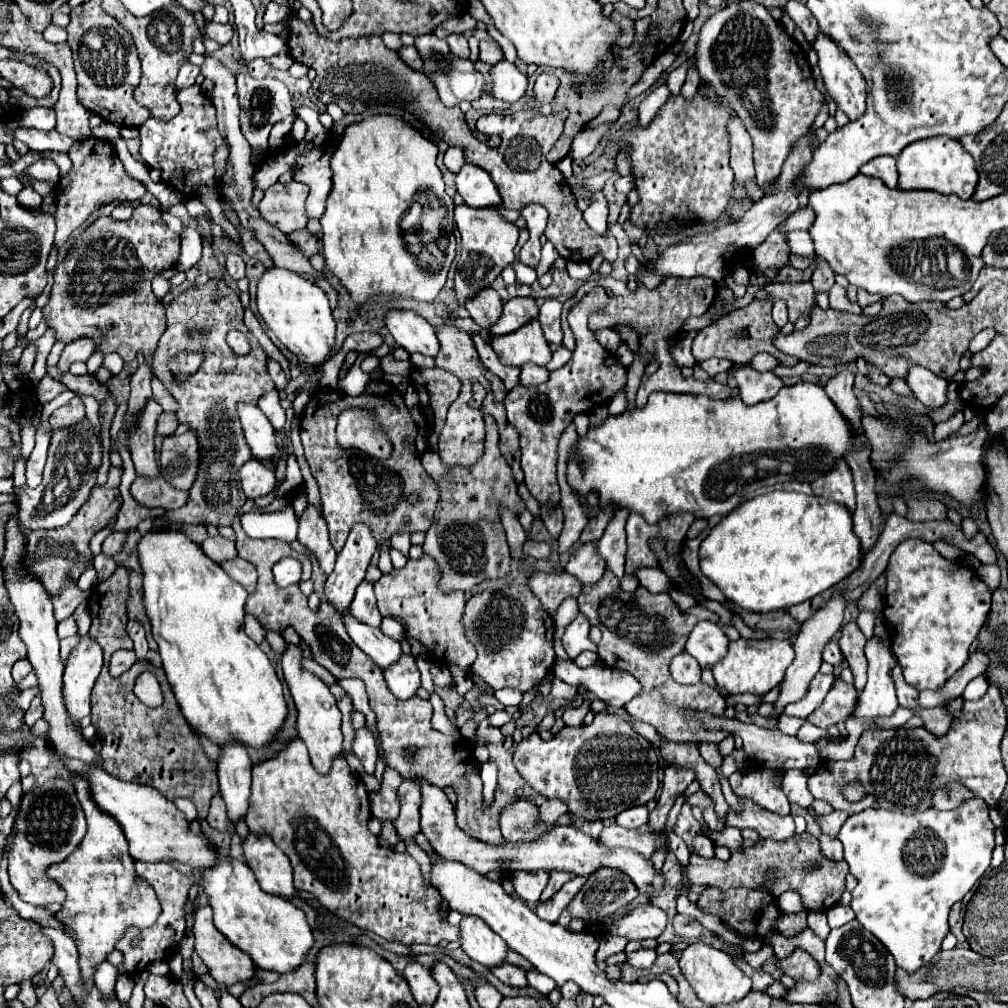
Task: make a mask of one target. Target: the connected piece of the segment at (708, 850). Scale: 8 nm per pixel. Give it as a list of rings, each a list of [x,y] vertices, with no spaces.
[[[698,835],[694,838],[694,848],[698,855],[710,859],[715,856],[715,845],[706,835]]]

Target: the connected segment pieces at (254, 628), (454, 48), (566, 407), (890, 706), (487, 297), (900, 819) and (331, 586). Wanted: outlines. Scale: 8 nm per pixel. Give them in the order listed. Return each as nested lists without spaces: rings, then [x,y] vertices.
[[[245,616],[245,632],[247,632],[257,644],[261,644],[263,638],[265,638],[265,630],[261,628],[261,624],[259,624],[253,616]]]
[[[451,34],[451,36],[447,36],[447,44],[449,44],[449,50],[451,50],[453,56],[457,56],[457,58],[469,58],[467,40],[465,40],[461,34]]]
[[[595,288],[593,294],[581,300],[581,304],[577,304],[569,312],[569,326],[575,334],[577,346],[565,366],[553,370],[545,384],[529,388],[519,384],[505,396],[507,418],[521,434],[521,468],[525,472],[525,486],[539,504],[559,504],[559,484],[555,474],[559,436],[565,432],[565,428],[573,422],[577,414],[589,412],[595,406],[609,402],[625,388],[627,368],[619,362],[615,354],[607,352],[587,328],[589,310],[603,306],[607,300],[607,294],[601,288]]]
[[[871,638],[865,644],[865,654],[869,660],[867,684],[859,696],[855,716],[865,718],[889,716],[899,706],[891,678],[891,670],[897,664],[897,658],[893,656],[891,650],[891,642],[879,642],[877,638]]]
[[[485,288],[483,292],[477,294],[477,298],[469,300],[465,308],[469,310],[475,324],[479,324],[485,332],[489,332],[489,326],[493,326],[493,322],[497,322],[497,318],[501,316],[503,302],[493,288]]]
[[[971,798],[955,810],[939,812],[889,812],[881,808],[869,808],[847,818],[839,832],[843,838],[845,862],[849,864],[851,874],[857,878],[857,886],[851,892],[851,910],[855,912],[857,922],[875,934],[885,948],[893,954],[897,966],[913,972],[939,952],[945,934],[949,932],[947,916],[951,906],[975,886],[975,882],[987,872],[991,862],[991,852],[995,848],[995,826],[989,818],[989,806],[981,798]]]
[[[357,524],[351,530],[345,548],[337,554],[333,574],[325,582],[325,596],[339,614],[343,614],[351,606],[353,594],[357,586],[363,582],[365,570],[375,550],[377,542],[371,530],[365,524]]]

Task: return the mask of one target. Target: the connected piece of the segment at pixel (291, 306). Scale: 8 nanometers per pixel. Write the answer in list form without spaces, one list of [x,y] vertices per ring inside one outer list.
[[[273,266],[263,274],[257,286],[257,308],[269,330],[299,362],[309,366],[327,362],[327,356],[335,346],[335,320],[331,316],[329,298],[319,286],[291,270]]]

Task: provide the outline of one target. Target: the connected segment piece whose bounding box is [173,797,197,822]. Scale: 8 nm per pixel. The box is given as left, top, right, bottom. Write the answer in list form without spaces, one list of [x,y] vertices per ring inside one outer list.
[[[179,797],[179,798],[176,798],[173,801],[173,803],[178,808],[178,810],[183,812],[183,814],[185,814],[187,818],[189,818],[189,822],[191,822],[191,820],[195,820],[195,816],[197,816],[197,812],[195,812],[195,806],[193,802],[191,802],[187,798]]]

